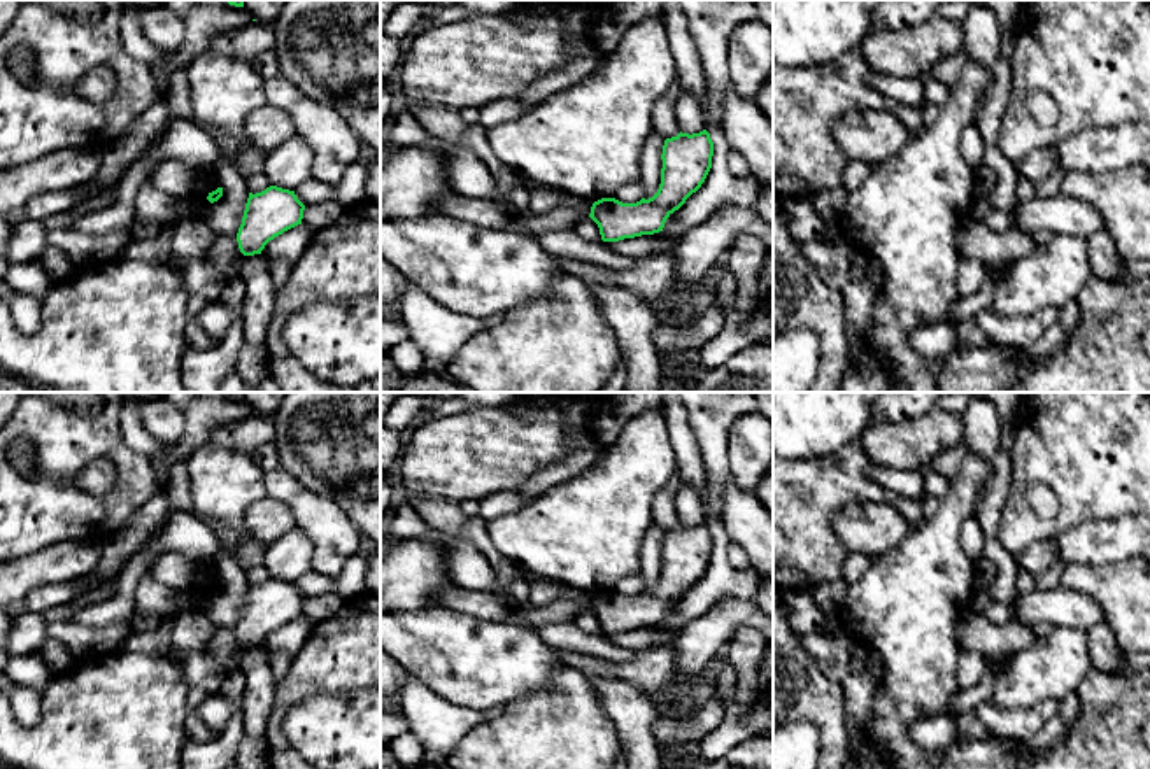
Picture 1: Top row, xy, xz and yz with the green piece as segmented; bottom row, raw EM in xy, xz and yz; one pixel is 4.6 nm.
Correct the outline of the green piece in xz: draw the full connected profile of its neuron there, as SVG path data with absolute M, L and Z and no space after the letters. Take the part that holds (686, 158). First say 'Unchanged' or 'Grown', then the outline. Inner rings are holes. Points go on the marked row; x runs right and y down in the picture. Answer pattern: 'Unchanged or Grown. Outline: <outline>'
Unchanged. Outline: M706 130L678 133L663 145L661 184L657 193L636 203L601 198L593 203L589 217L598 224L603 242L619 242L663 231L666 219L705 182L713 156Z

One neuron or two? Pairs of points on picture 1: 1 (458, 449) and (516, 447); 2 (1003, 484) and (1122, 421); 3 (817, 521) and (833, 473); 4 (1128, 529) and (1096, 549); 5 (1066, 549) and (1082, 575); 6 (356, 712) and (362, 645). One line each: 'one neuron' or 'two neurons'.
1: one neuron
2: two neurons
3: one neuron
4: one neuron
5: two neurons
6: two neurons

